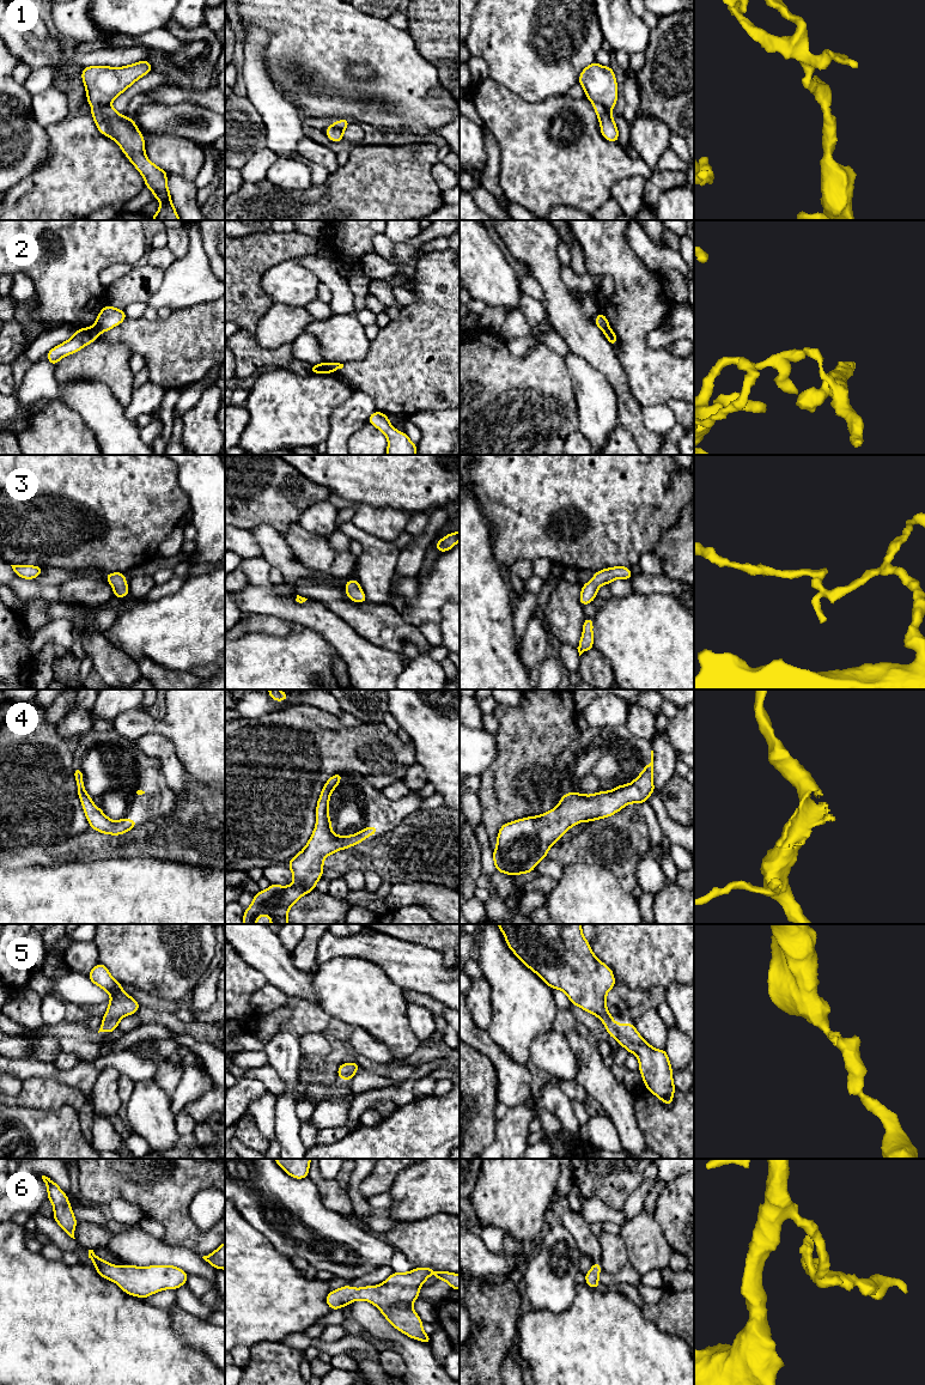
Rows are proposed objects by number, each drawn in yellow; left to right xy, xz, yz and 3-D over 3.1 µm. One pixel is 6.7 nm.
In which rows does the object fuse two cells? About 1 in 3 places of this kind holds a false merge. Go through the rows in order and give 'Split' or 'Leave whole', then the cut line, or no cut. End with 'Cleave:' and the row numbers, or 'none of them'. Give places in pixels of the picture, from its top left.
1: Leave whole. No split
2: Split. Split along xy (92, 327), (98, 333)
3: Leave whole. No split
4: Leave whole. No split
5: Leave whole. No split
6: Leave whole. No split
Cleave: 2

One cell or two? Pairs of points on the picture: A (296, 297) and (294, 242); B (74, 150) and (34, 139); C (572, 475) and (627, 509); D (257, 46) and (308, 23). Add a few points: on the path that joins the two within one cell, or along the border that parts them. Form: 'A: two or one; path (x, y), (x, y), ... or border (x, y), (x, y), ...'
A: two; border (293, 257), (277, 262), (267, 269)
B: two; border (46, 128), (48, 138), (47, 157), (36, 168)
C: one; path (585, 478), (596, 486), (607, 488), (614, 496)
D: two; border (248, 22), (268, 34), (262, 55), (267, 68)

